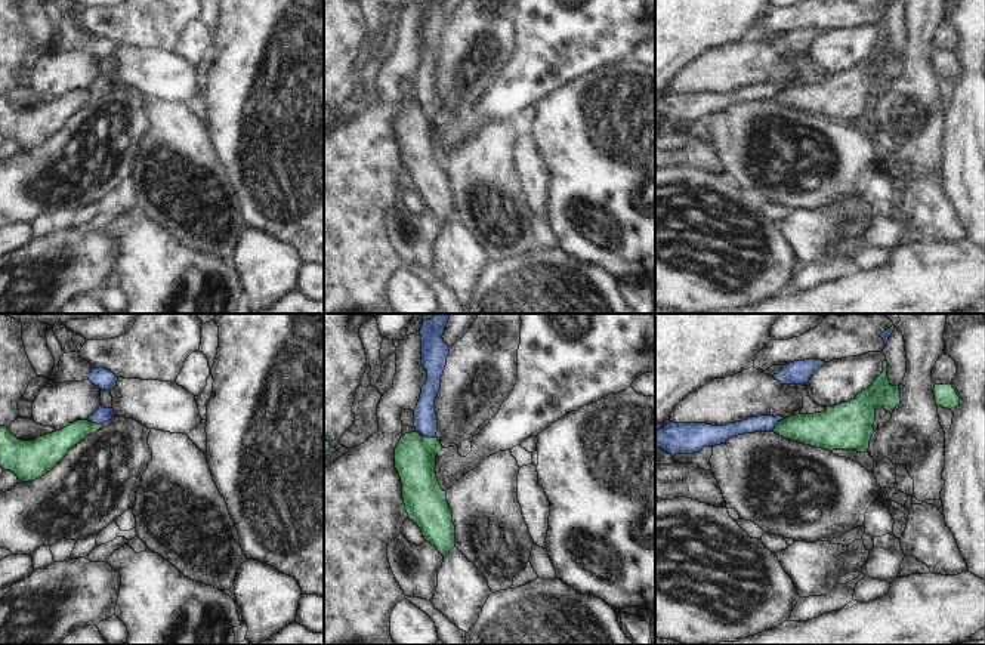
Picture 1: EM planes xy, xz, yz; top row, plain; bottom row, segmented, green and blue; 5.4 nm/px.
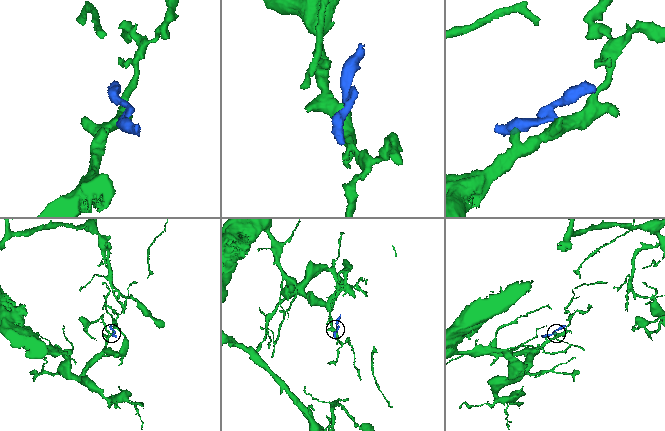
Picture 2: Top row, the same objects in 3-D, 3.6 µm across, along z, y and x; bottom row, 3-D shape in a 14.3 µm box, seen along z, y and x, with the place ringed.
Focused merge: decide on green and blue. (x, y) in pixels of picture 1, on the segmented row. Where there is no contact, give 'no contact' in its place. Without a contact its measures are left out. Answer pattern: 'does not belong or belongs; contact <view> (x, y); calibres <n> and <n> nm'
does not belong; contact xz (425, 437); calibres 220 and 130 nm

